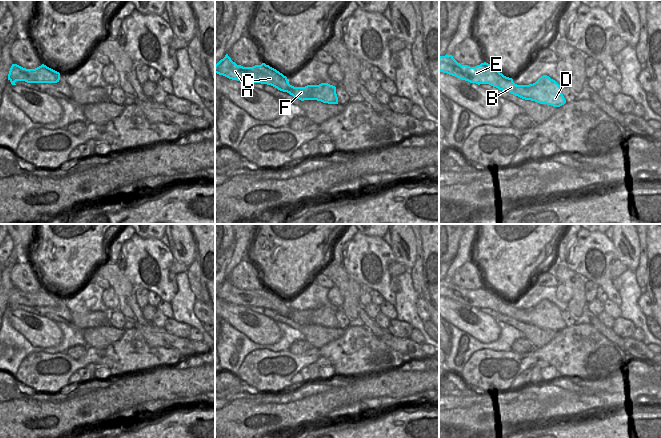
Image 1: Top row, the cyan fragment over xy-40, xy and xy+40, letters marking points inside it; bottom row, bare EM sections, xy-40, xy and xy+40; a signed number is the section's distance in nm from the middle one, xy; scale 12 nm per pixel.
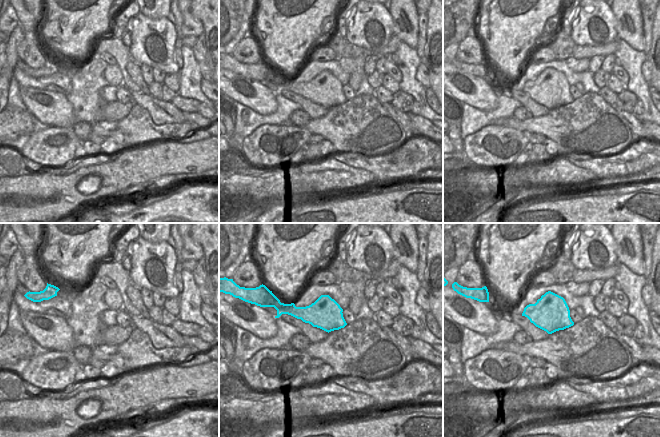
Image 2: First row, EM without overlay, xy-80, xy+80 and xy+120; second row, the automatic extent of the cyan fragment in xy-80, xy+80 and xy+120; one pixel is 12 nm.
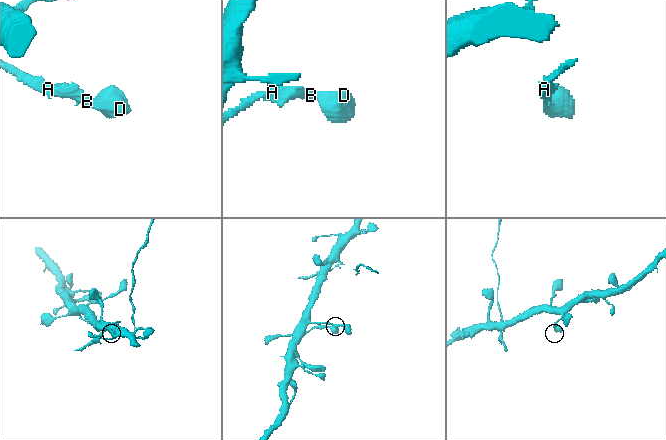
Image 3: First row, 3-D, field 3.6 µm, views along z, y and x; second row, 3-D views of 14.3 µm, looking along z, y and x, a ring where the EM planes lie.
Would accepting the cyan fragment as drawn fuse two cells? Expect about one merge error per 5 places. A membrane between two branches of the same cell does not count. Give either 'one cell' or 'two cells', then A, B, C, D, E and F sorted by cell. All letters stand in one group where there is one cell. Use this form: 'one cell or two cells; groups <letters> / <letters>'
one cell; groups A B C D E F

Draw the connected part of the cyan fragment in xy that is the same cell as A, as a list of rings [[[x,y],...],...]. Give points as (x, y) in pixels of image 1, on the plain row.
[[[228,278],[215,289],[215,297],[229,303],[245,307],[261,307],[271,309],[280,315],[287,316],[295,323],[317,324],[328,328],[338,328],[336,311],[328,307],[294,311],[288,303],[276,293],[262,287],[253,291],[243,291],[231,284]]]

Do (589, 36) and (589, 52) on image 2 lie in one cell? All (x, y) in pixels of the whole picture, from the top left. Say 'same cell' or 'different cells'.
different cells

